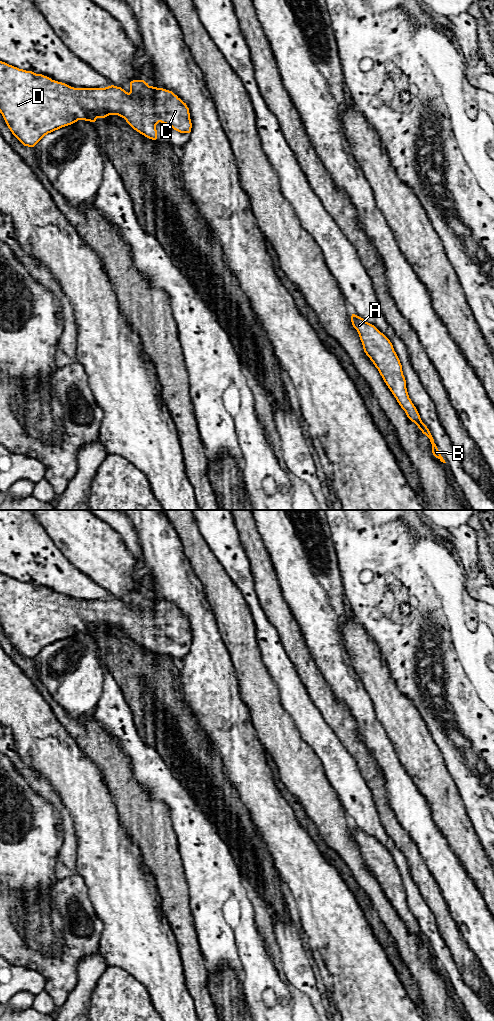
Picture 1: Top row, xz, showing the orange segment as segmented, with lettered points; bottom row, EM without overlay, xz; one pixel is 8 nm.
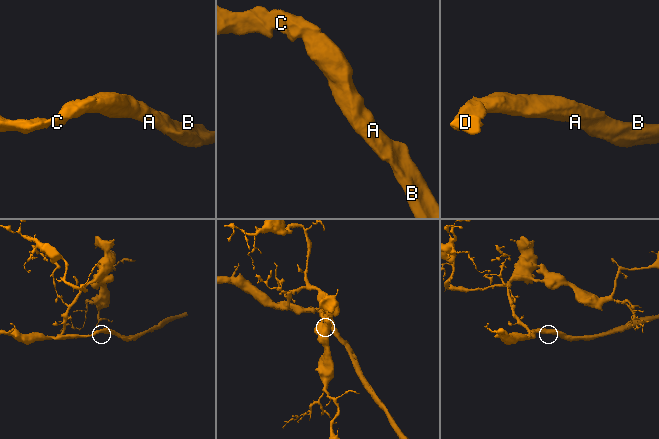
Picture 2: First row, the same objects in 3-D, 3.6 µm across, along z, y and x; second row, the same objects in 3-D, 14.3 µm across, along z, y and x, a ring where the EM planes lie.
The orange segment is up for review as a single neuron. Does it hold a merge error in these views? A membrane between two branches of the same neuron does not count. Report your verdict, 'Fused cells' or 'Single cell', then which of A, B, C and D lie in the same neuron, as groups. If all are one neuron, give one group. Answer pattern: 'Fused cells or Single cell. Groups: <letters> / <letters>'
Single cell. Groups: A B C D

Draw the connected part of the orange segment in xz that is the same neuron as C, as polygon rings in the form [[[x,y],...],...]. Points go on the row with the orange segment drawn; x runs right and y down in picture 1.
[[[0,61],[0,113],[12,134],[28,147],[34,147],[48,133],[78,120],[95,122],[97,118],[105,118],[109,115],[124,118],[134,130],[152,140],[157,139],[156,125],[159,122],[169,125],[180,133],[190,133],[192,128],[186,103],[172,91],[149,86],[144,80],[131,81],[129,93],[114,85],[105,88],[74,88],[42,74],[19,69],[2,61]]]

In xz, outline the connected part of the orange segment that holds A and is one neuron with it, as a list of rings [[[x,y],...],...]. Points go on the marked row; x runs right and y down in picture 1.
[[[352,314],[351,322],[359,334],[364,352],[378,369],[384,382],[405,411],[407,417],[430,439],[433,455],[441,462],[446,463],[439,453],[429,429],[422,422],[416,407],[409,398],[402,365],[390,340],[374,325],[355,314]]]

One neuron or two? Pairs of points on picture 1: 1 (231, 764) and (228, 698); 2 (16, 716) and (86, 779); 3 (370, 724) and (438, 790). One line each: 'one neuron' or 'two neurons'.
1: one neuron
2: one neuron
3: two neurons

